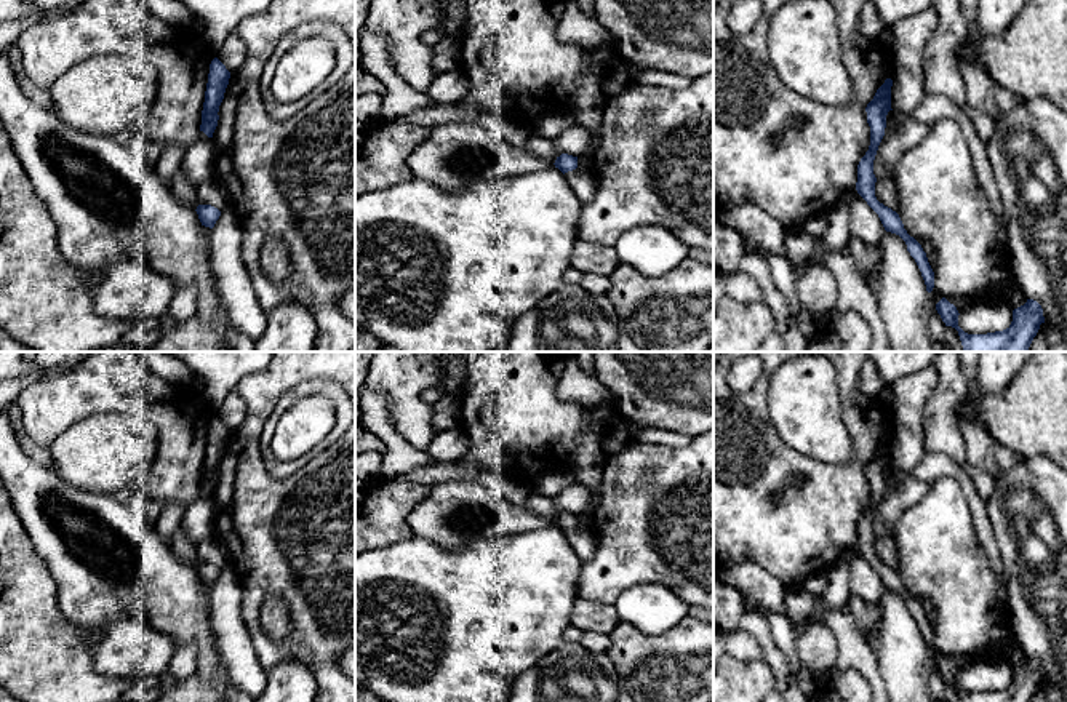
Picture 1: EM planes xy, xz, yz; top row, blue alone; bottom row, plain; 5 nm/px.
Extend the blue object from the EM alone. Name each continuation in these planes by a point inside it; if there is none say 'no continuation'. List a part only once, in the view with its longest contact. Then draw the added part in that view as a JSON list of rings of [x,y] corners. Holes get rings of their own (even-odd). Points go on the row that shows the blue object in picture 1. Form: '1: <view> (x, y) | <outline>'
no continuation

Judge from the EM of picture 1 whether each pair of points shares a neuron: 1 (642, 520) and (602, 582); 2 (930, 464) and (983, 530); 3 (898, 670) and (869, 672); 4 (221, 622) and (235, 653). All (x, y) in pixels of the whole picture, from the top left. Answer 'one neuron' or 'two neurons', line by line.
1: one neuron
2: one neuron
3: two neurons
4: one neuron

